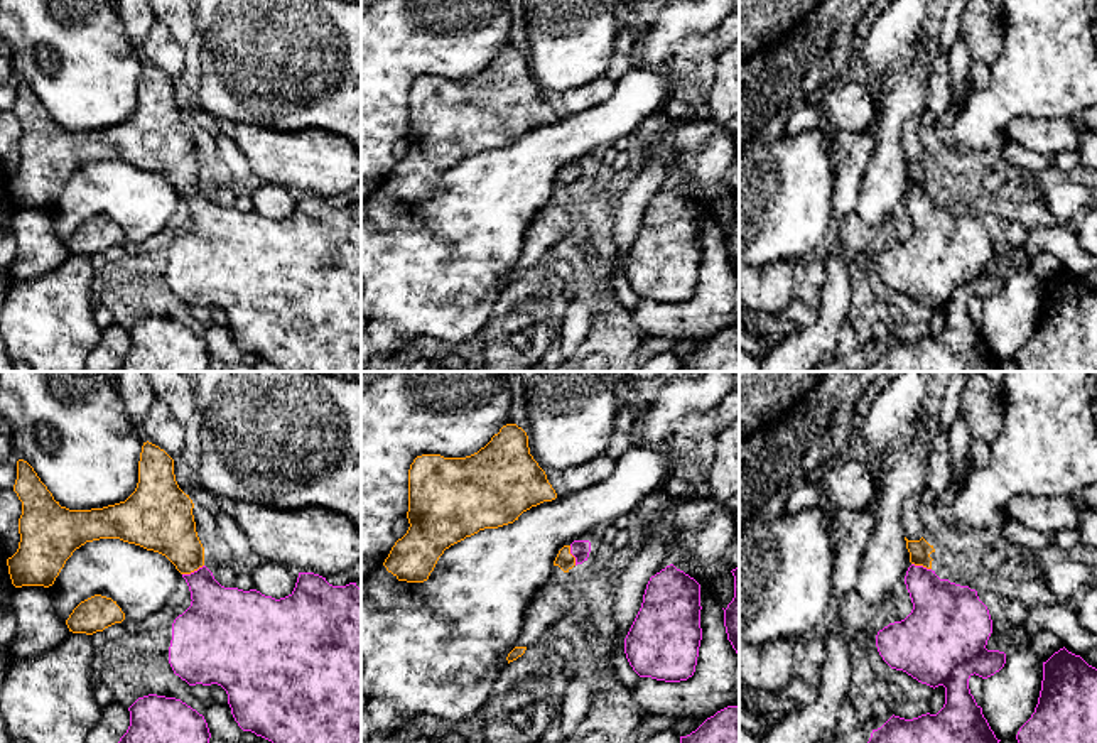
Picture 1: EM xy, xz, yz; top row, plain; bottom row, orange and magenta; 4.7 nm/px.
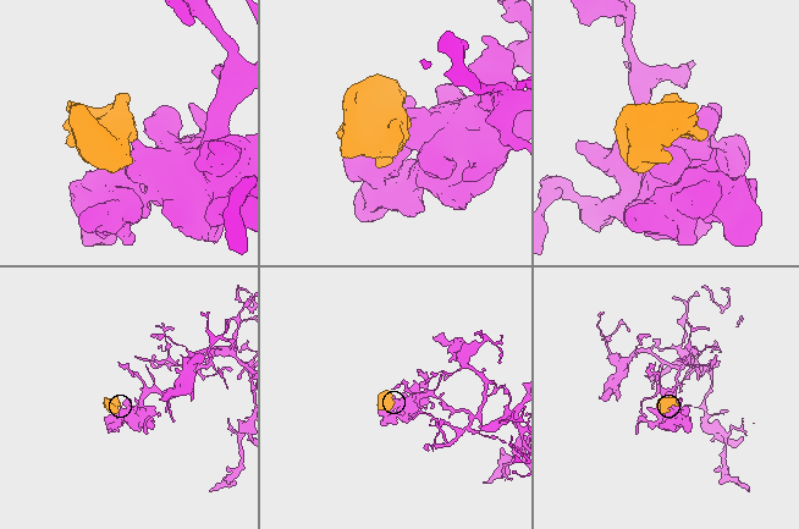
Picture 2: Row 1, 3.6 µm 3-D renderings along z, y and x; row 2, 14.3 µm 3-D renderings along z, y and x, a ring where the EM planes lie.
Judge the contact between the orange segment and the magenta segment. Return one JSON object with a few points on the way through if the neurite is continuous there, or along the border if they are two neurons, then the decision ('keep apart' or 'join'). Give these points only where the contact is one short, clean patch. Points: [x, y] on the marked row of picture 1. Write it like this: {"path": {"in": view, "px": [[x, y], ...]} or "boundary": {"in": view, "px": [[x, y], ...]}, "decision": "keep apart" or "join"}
{"path": {"in": "xy", "px": [[167, 526], [188, 554], [193, 571], [199, 578], [218, 617]]}, "decision": "join"}

